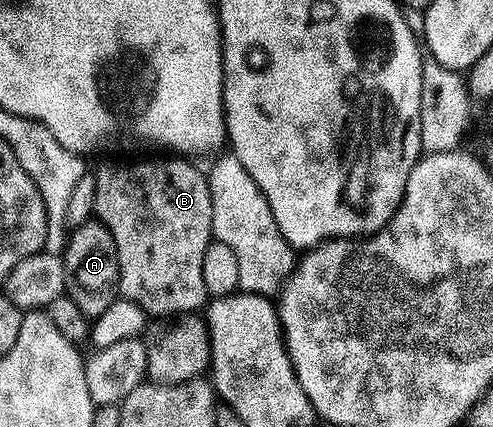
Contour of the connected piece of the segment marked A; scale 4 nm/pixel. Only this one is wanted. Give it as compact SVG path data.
M89 219L77 229L67 234L62 254L65 265L66 295L78 303L82 315L90 319L102 315L110 303L118 300L120 288L120 268L118 267L118 251L114 247L114 239L102 222Z

